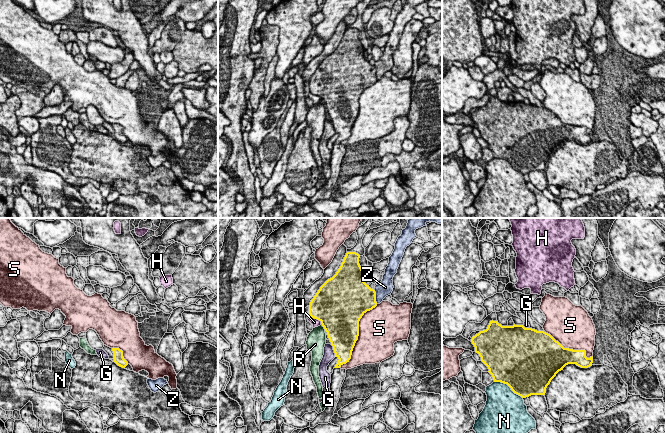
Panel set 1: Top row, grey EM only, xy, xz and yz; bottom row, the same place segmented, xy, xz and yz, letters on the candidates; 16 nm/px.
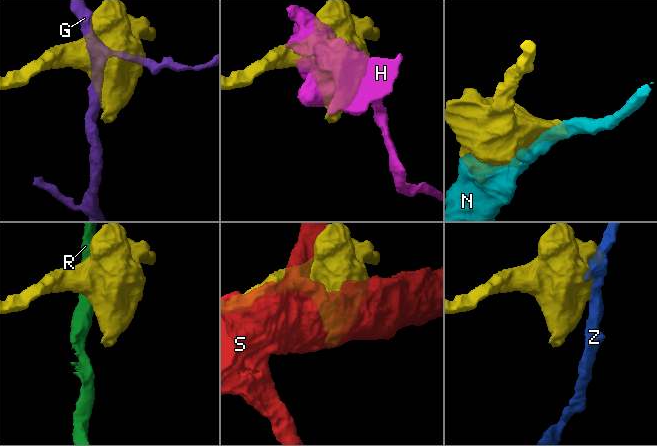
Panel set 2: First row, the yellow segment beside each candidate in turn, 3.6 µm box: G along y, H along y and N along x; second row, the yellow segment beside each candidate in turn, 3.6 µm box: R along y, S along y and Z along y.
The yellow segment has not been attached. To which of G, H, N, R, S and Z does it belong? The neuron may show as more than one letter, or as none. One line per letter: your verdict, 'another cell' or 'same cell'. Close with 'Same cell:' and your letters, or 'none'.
G: another cell
H: another cell
N: another cell
R: another cell
S: another cell
Z: another cell
Same cell: none

